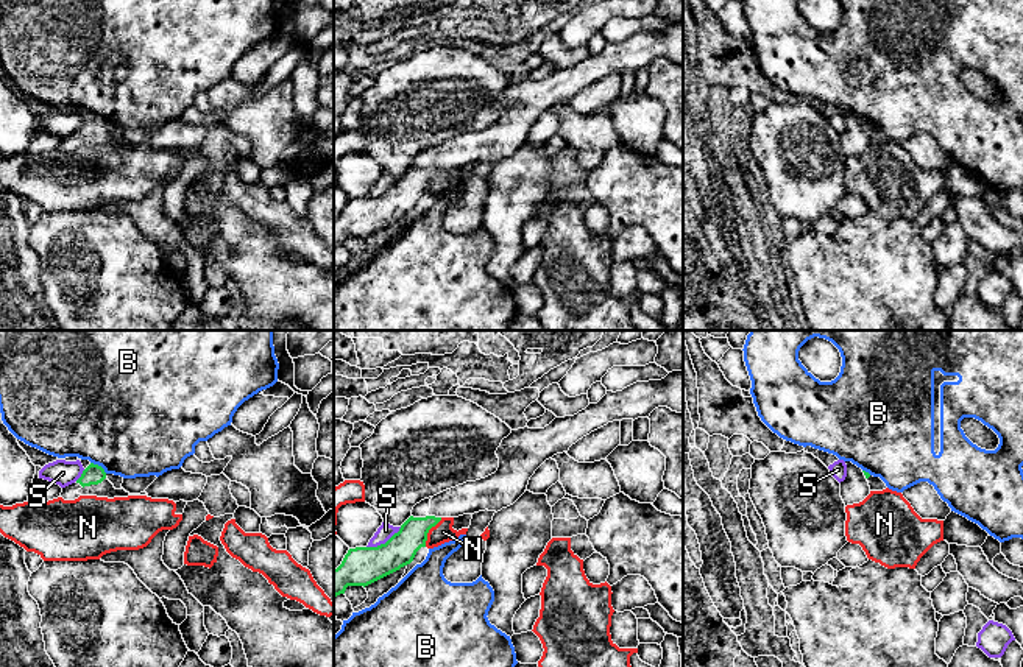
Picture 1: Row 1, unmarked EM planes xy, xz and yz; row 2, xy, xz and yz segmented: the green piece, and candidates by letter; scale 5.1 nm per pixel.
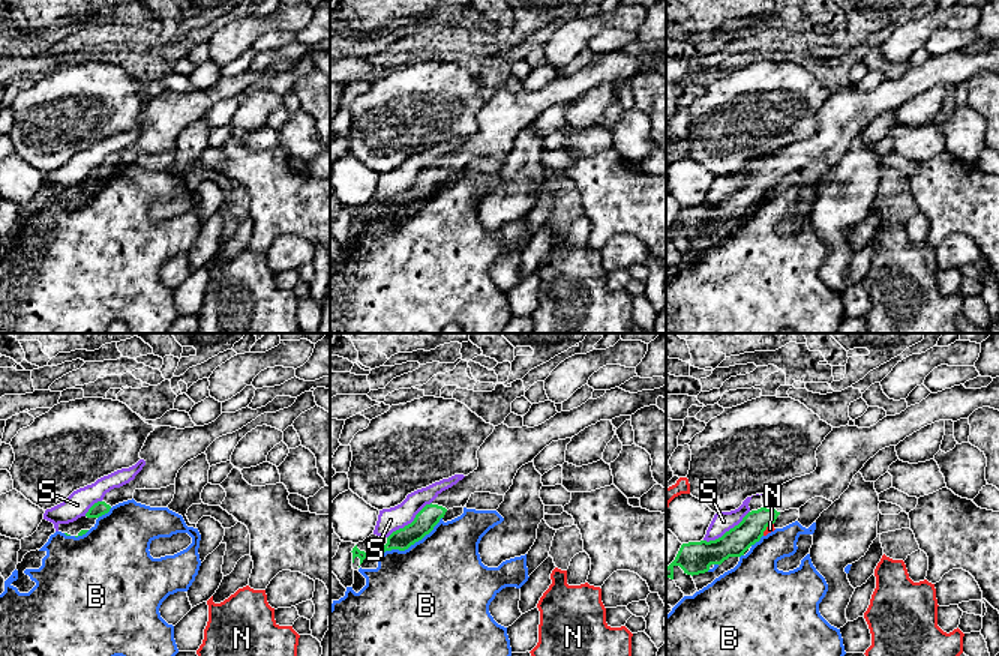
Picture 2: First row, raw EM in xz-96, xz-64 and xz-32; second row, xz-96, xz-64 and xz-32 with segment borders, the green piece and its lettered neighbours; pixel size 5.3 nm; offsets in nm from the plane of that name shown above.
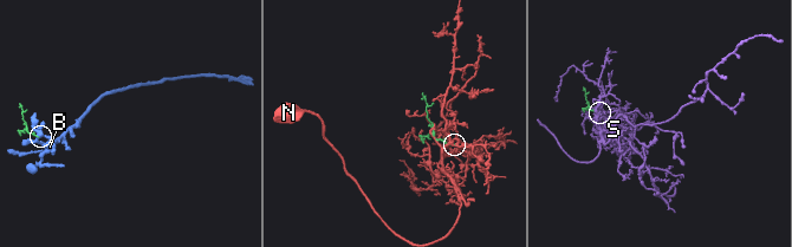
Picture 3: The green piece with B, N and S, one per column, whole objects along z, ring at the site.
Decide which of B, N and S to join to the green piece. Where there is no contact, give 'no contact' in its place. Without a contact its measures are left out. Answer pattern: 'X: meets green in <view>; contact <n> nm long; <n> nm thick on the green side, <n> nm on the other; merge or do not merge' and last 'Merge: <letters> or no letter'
B: meets green in xy; contact 110 nm long; 110 nm thick on the green side, 500 nm on the other; do not merge
N: meets green in xz; contact 180 nm long; 160 nm thick on the green side, 110 nm on the other; do not merge
S: meets green in xz; contact 220 nm long; 200 nm thick on the green side, 80 nm on the other; do not merge
Merge: no letter

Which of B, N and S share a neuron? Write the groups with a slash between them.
B / N / S

